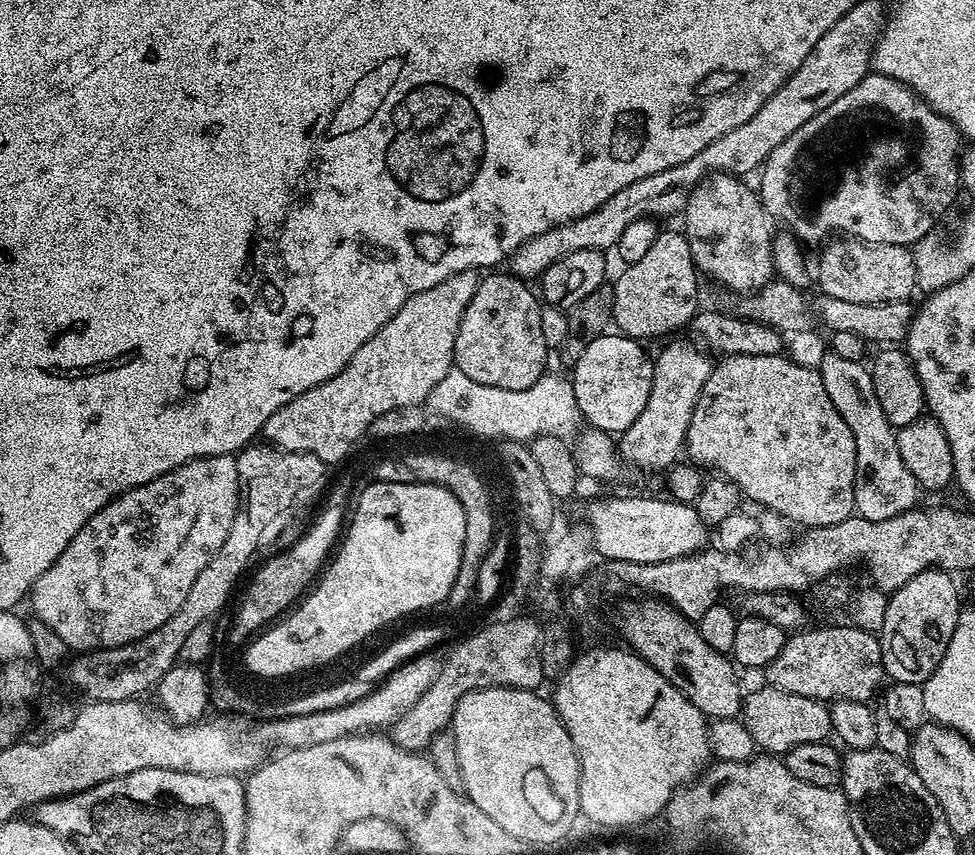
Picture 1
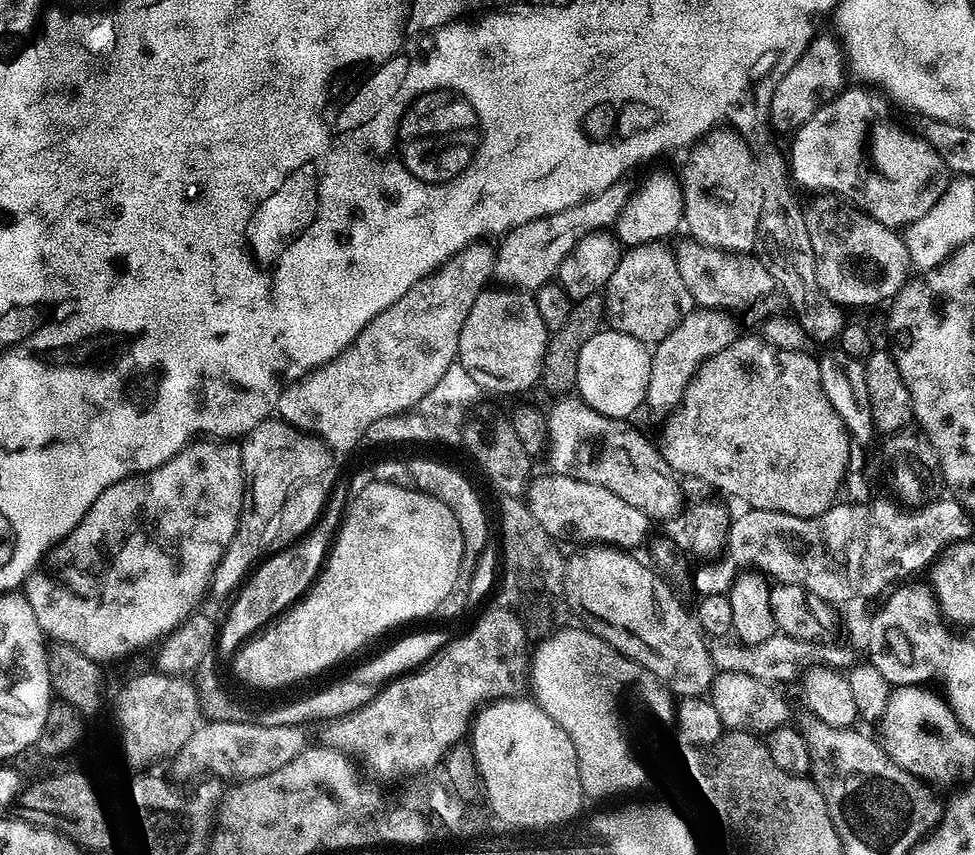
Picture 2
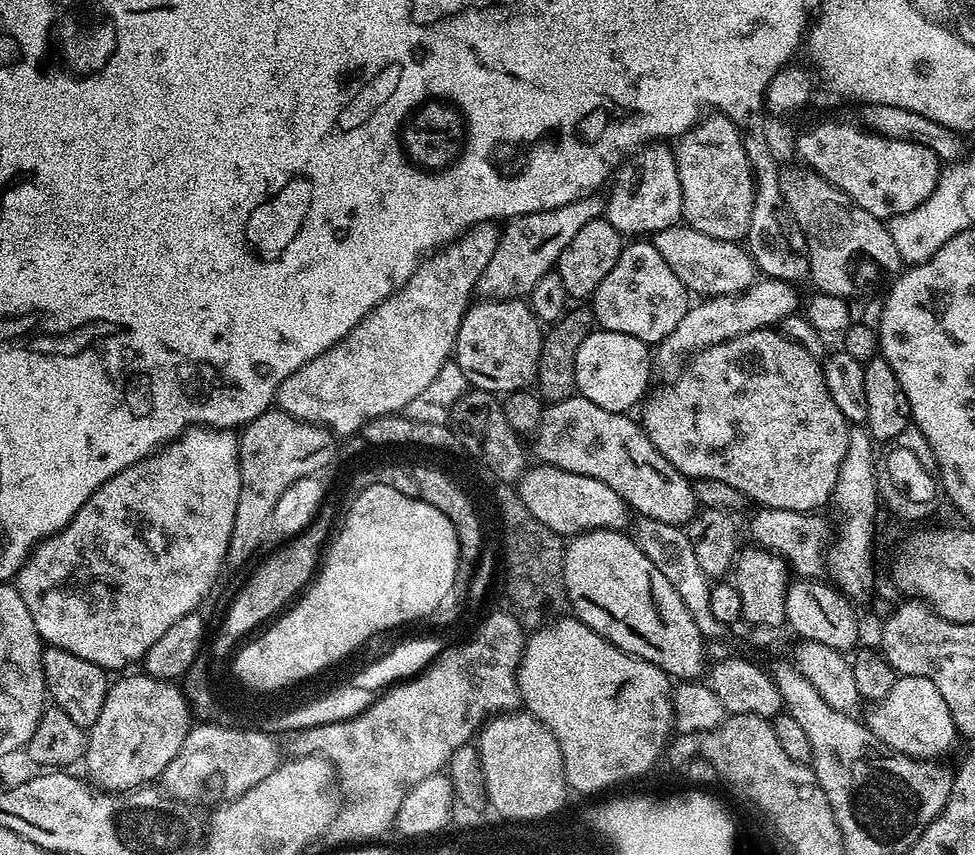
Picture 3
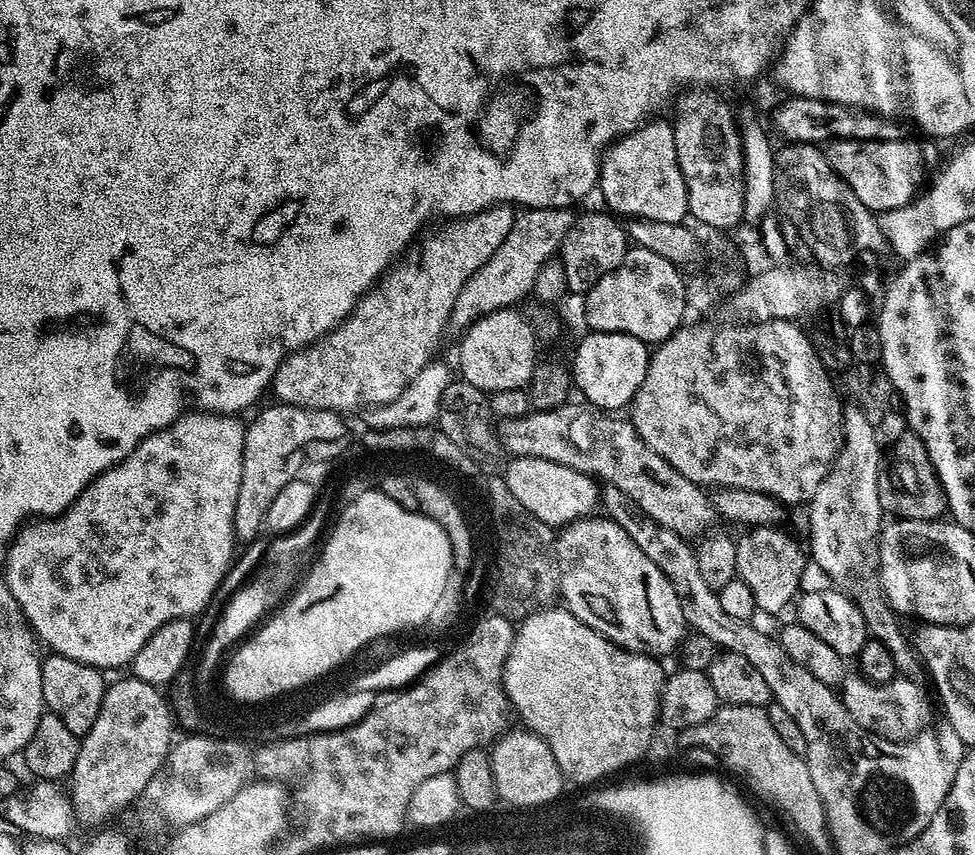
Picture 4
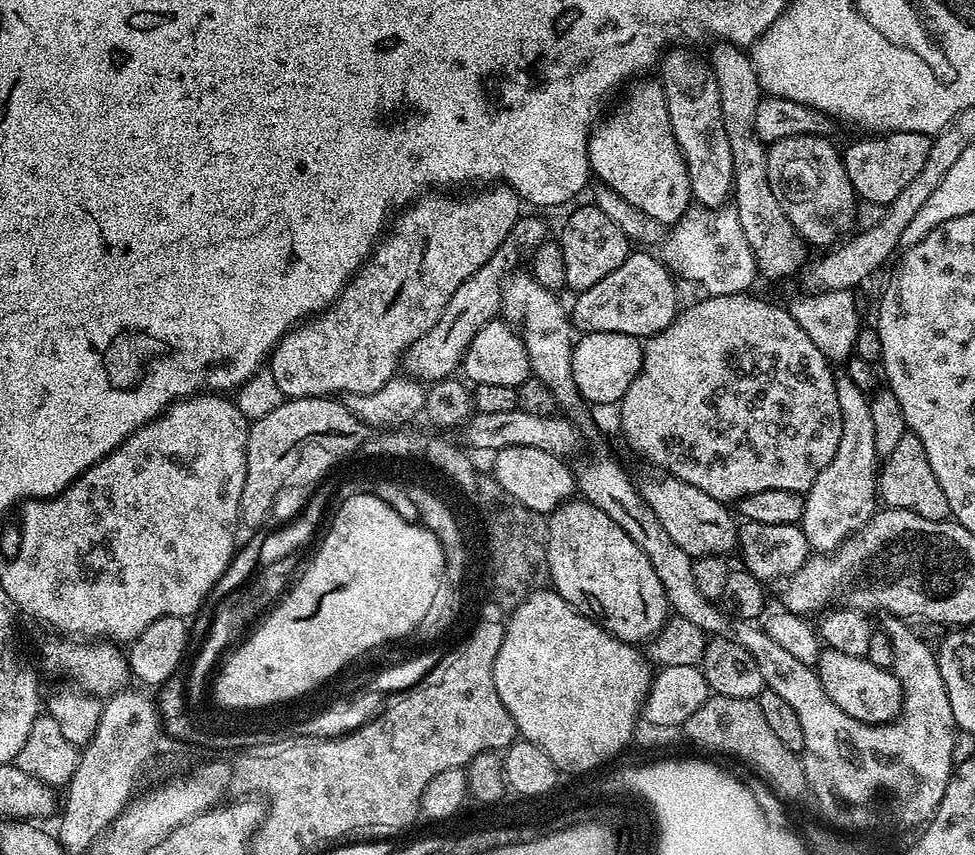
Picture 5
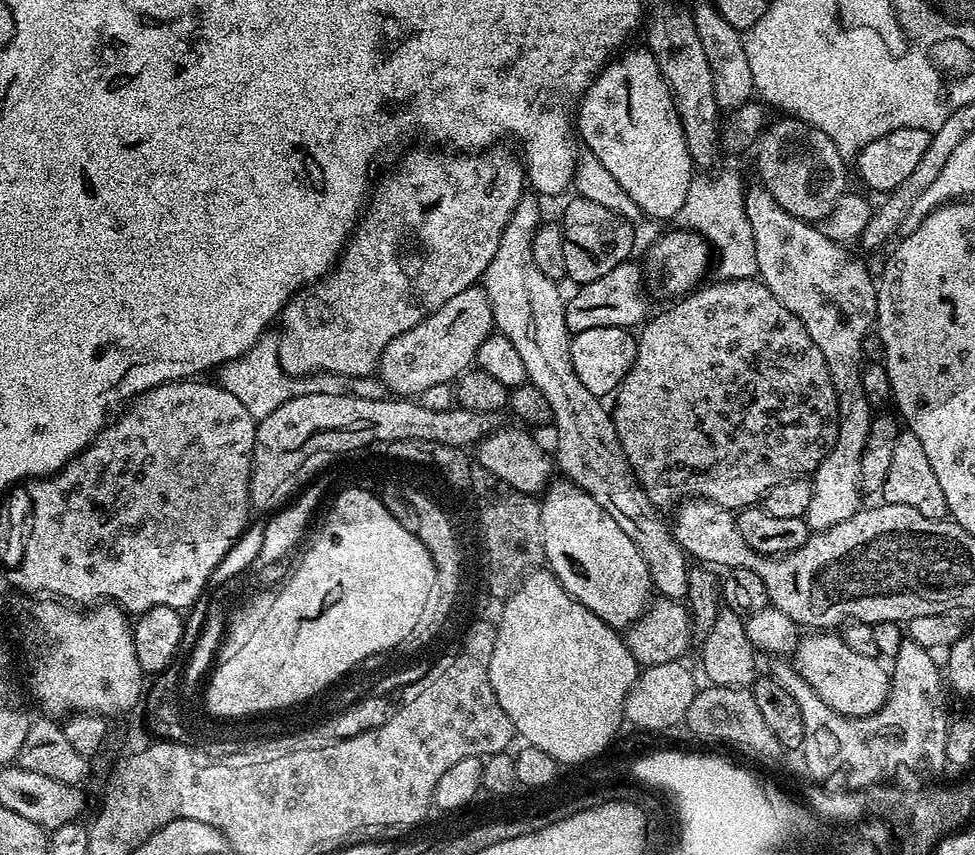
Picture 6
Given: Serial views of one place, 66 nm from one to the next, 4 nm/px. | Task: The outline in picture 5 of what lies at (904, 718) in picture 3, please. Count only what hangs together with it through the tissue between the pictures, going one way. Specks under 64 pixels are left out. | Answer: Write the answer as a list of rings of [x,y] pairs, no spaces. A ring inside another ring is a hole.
[[[825,647],[818,661],[818,675],[830,702],[859,724],[888,726],[899,717],[903,706],[903,688],[896,673],[874,666],[862,656],[847,656],[842,650]]]

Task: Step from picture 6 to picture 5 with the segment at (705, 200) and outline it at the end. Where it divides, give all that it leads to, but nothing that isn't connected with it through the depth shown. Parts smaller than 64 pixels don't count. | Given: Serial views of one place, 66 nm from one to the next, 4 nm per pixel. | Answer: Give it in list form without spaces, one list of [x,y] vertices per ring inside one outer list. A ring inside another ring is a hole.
[[[690,206],[665,233],[654,255],[675,277],[698,282],[710,296],[748,292],[759,277],[752,247],[745,238],[745,231],[741,229],[736,209],[732,206],[719,209]]]

